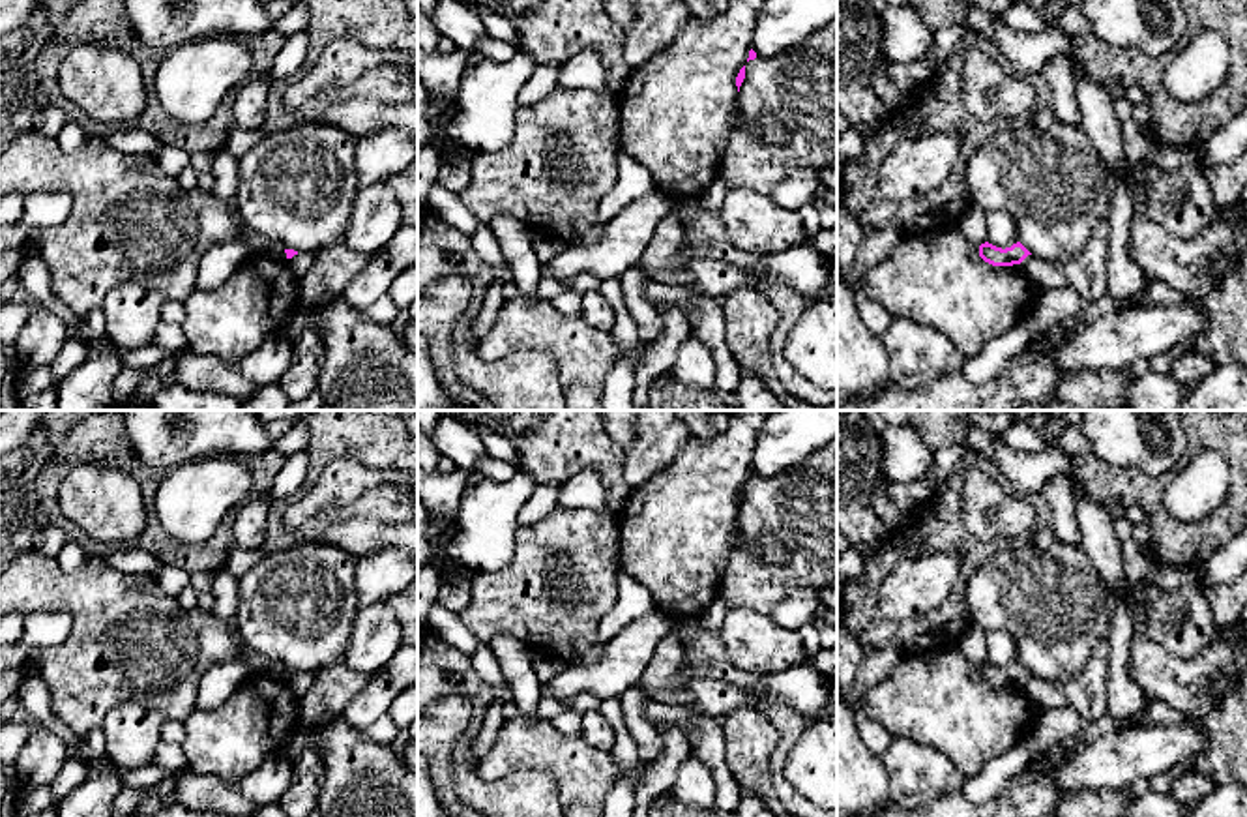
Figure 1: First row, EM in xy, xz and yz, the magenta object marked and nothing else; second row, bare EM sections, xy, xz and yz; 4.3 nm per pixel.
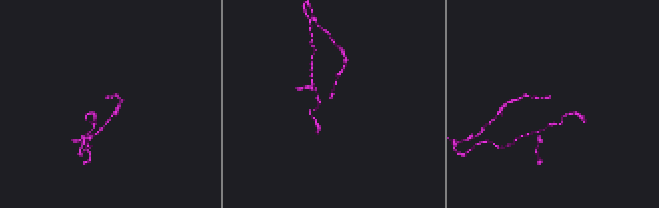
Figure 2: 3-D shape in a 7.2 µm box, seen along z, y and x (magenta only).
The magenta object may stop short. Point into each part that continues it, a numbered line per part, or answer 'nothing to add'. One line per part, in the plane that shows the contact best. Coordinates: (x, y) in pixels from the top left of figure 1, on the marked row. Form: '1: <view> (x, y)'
nothing to add

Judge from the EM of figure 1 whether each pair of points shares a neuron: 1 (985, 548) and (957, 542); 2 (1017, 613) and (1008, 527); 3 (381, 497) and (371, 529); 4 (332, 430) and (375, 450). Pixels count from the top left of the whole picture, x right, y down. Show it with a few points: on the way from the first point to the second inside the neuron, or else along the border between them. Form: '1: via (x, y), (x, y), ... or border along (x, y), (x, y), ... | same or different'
1: via (978, 548), (965, 544) | same
2: border along (1004, 542), (1013, 544) | different
3: border along (397, 523), (347, 518), (332, 527) | different
4: via (343, 433), (356, 433), (364, 441) | same

